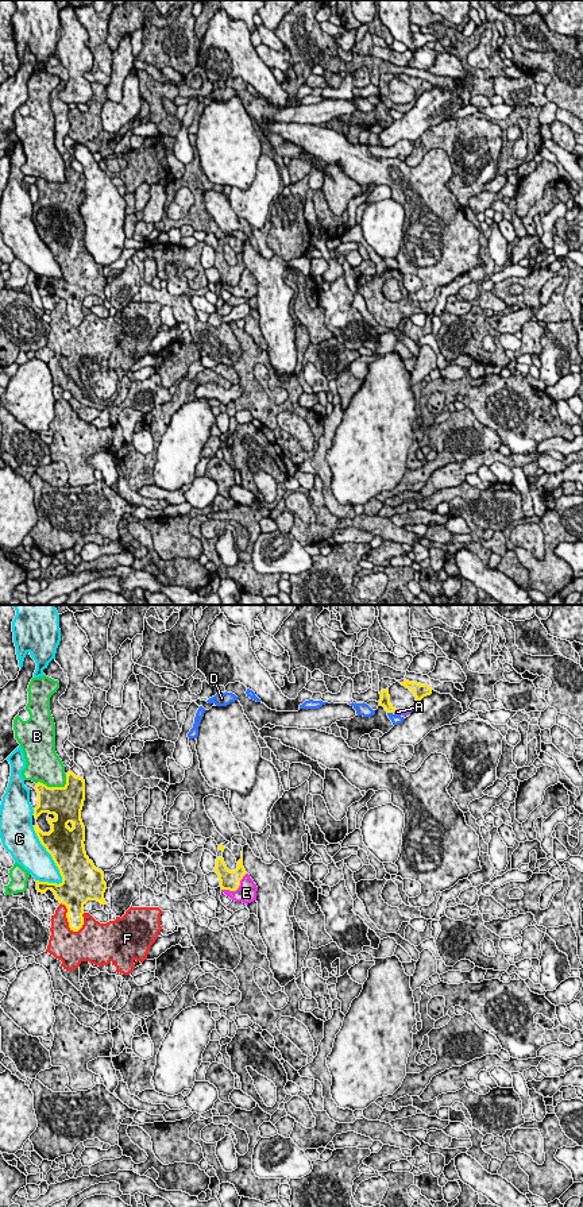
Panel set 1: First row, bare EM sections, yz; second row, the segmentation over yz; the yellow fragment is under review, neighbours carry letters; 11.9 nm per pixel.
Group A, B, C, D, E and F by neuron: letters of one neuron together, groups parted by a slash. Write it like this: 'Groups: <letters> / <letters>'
Groups: A / B / C / D / E / F

